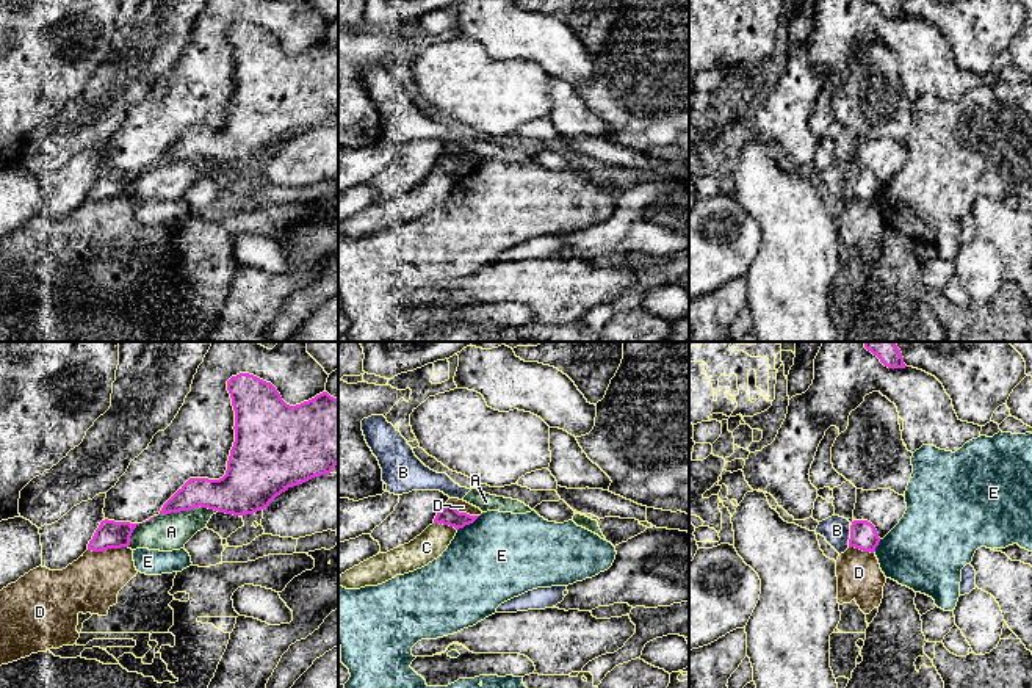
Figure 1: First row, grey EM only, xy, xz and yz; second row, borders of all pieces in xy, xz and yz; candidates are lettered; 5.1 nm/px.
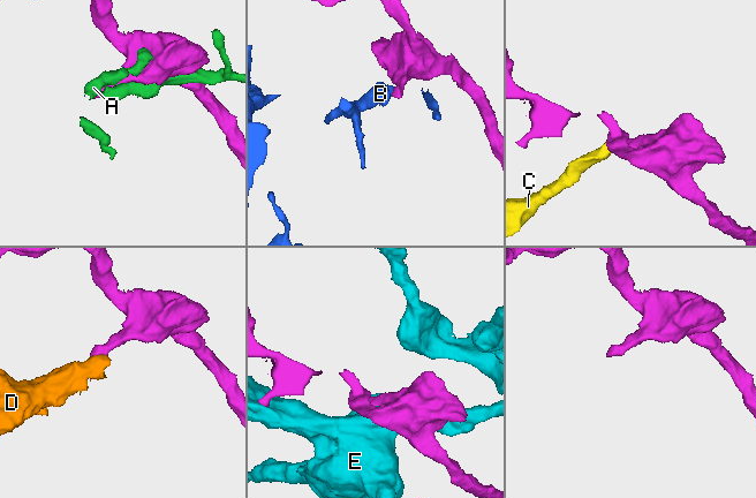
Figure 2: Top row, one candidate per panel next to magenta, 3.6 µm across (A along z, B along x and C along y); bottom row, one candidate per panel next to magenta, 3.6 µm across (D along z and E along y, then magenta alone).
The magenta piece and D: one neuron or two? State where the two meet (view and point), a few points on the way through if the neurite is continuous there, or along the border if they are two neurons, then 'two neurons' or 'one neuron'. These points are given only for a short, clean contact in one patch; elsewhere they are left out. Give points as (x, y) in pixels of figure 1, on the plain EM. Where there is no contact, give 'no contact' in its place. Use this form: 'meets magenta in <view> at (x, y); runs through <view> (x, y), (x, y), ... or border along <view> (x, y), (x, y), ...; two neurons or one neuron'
meets magenta in xy at (107, 198); border along xy (127, 195), (88, 199); two neurons

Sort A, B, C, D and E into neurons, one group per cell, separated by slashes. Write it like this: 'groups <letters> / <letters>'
groups A B / C / D / E

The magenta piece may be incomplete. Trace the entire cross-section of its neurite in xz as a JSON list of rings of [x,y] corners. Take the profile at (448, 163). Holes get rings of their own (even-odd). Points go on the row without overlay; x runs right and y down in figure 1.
[[[446,154],[437,161],[434,172],[449,174],[459,179],[459,177],[464,177],[465,174],[473,172],[478,166],[479,165],[470,165],[467,161],[459,161],[456,155]]]

